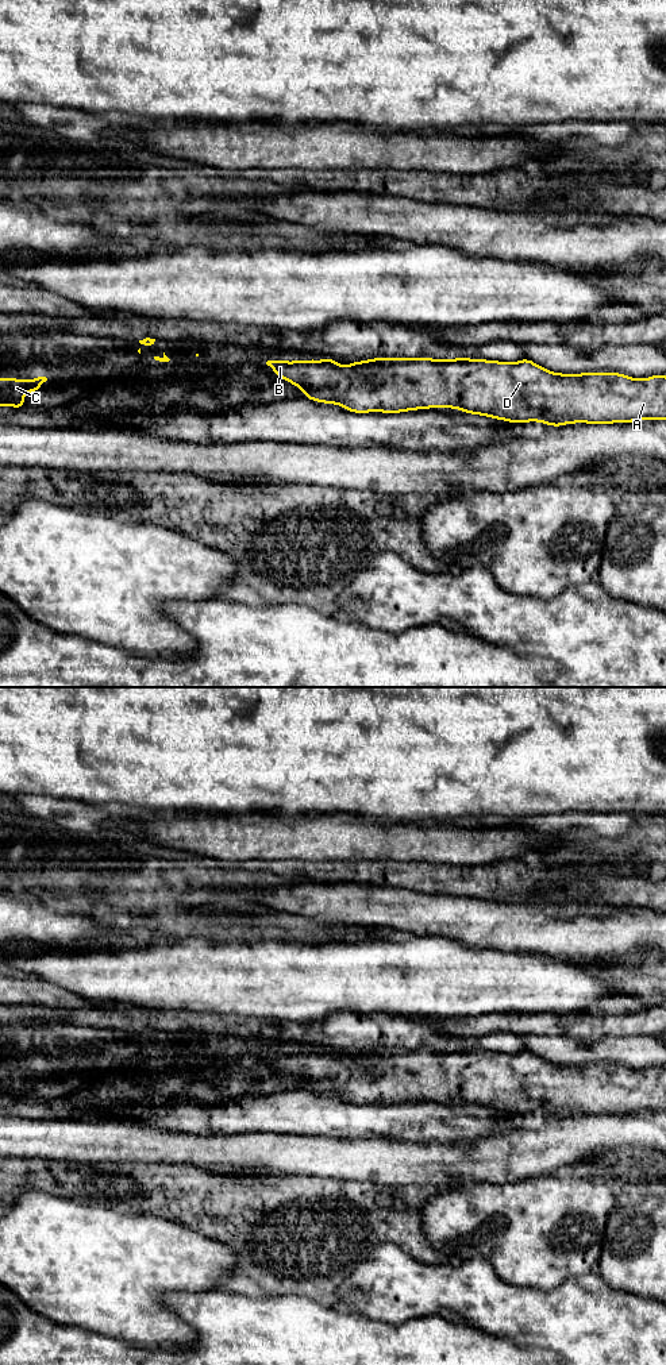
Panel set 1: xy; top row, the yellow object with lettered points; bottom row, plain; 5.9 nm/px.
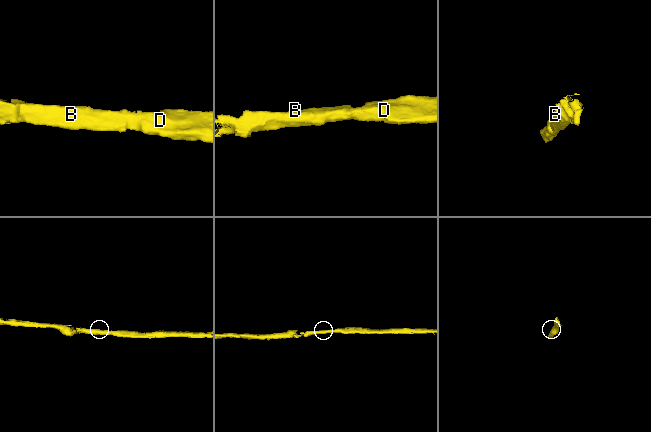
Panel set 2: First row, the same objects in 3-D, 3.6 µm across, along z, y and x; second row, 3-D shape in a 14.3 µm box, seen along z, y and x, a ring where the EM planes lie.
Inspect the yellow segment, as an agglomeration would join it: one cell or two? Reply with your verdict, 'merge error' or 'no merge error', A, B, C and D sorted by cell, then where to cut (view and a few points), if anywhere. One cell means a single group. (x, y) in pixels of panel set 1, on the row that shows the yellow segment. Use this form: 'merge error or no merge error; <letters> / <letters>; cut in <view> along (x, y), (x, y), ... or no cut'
no merge error; A B C D; no cut

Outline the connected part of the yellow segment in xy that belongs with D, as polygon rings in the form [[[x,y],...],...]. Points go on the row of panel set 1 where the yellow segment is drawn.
[[[458,356],[455,360],[446,359],[430,359],[430,358],[416,358],[416,359],[407,359],[407,358],[377,358],[369,359],[362,362],[343,362],[350,363],[350,367],[339,367],[339,360],[335,359],[326,359],[326,360],[297,360],[297,362],[284,362],[284,360],[267,360],[266,365],[273,369],[273,371],[281,377],[282,379],[292,382],[297,387],[304,390],[304,397],[326,404],[339,404],[346,410],[365,413],[365,412],[386,412],[386,413],[397,413],[413,409],[426,409],[426,408],[457,408],[466,413],[473,414],[484,414],[486,417],[494,417],[498,420],[507,420],[509,423],[526,423],[526,421],[543,421],[547,425],[559,427],[570,423],[590,423],[590,424],[609,424],[609,423],[631,423],[643,419],[650,420],[666,420],[666,377],[665,375],[652,375],[646,379],[632,379],[628,375],[619,374],[619,373],[585,373],[585,374],[557,374],[548,371],[536,363],[531,362],[530,359],[524,358],[517,363],[508,363],[508,362],[494,362],[494,360],[471,360],[466,356]]]

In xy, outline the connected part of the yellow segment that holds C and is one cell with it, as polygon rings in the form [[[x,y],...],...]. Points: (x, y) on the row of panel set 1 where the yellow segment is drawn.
[[[38,377],[36,379],[0,378],[0,406],[8,404],[12,408],[26,409],[22,396],[30,390],[39,392],[42,389],[39,385],[46,381],[46,377]]]

